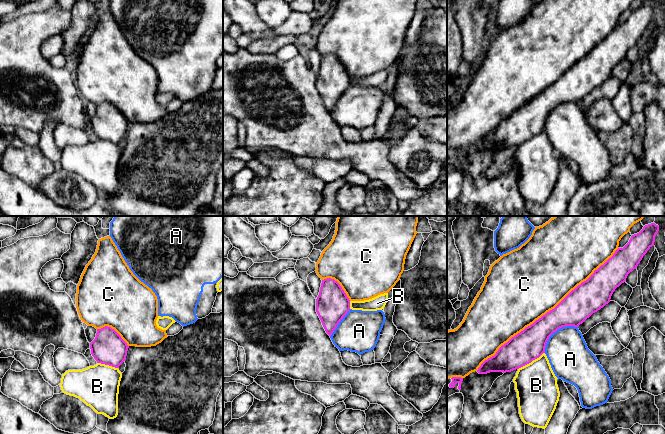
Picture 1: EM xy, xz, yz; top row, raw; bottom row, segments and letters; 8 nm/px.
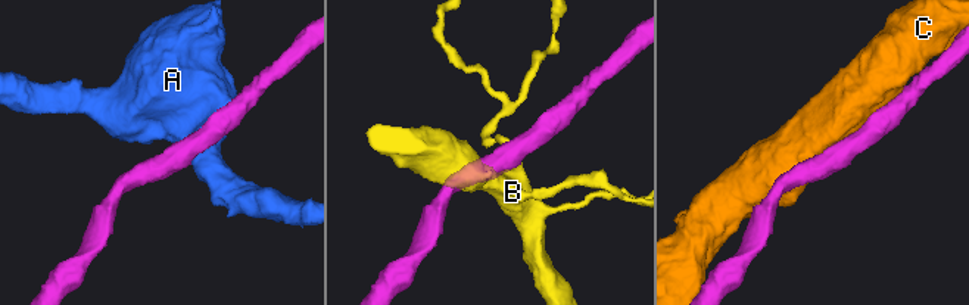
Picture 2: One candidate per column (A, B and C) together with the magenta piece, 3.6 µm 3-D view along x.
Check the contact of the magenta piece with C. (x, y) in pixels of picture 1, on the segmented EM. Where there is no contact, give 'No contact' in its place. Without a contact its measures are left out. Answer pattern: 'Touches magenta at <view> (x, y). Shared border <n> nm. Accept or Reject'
Touches magenta at yz (547, 312). Shared border 1500 nm. Accept

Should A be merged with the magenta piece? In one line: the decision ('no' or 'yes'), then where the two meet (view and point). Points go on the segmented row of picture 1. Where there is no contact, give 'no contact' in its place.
no | yz (555, 331)

